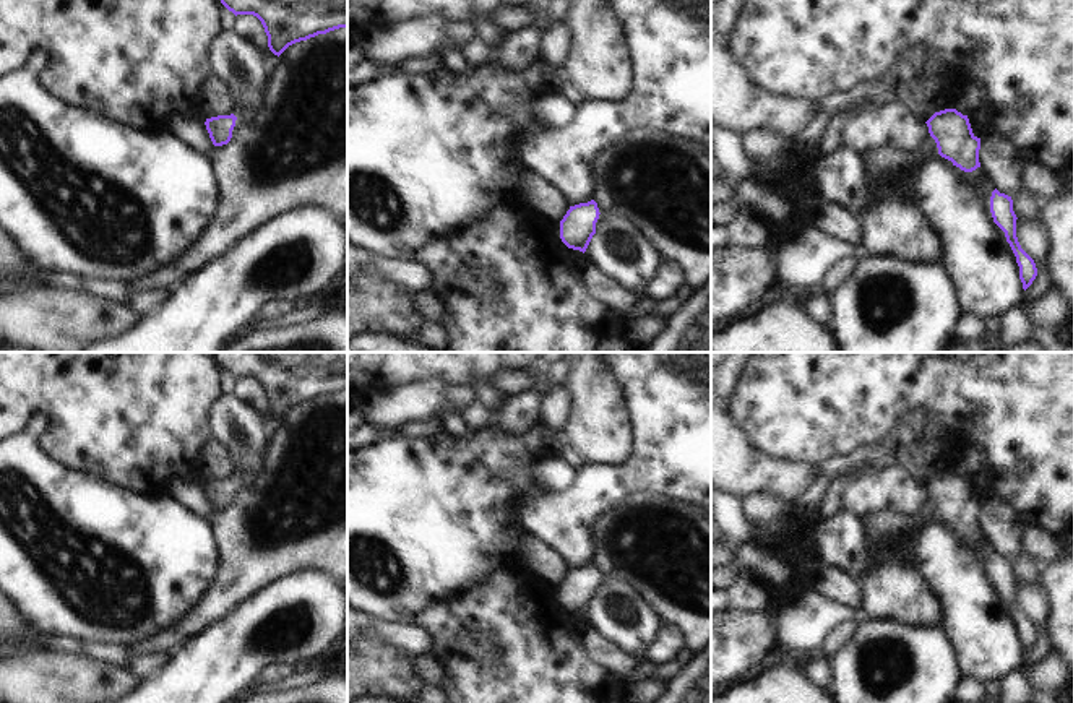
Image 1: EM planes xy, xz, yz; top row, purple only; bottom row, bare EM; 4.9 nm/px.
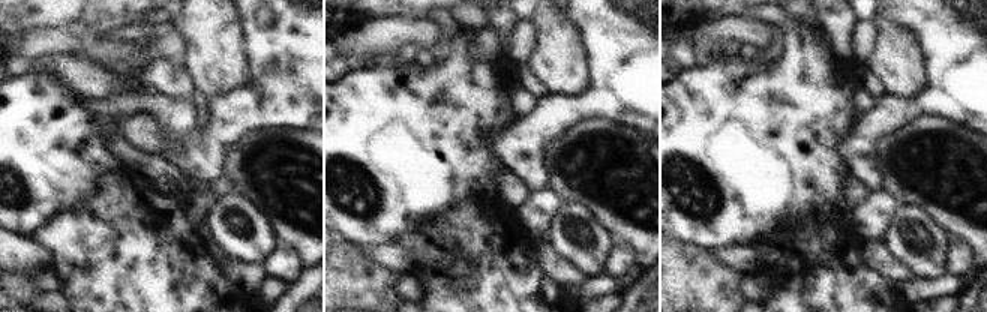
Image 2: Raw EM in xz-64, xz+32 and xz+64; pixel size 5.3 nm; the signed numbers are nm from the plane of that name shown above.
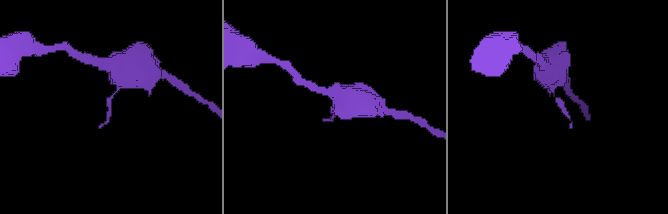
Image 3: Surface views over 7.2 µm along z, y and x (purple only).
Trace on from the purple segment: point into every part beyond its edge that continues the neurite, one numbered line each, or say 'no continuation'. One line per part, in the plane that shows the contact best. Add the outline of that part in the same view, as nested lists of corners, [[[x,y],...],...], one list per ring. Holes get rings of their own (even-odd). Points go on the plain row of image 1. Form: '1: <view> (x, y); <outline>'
no continuation

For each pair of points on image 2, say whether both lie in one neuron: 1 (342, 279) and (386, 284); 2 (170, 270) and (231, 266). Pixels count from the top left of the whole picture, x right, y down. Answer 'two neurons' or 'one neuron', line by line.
1: one neuron
2: two neurons

